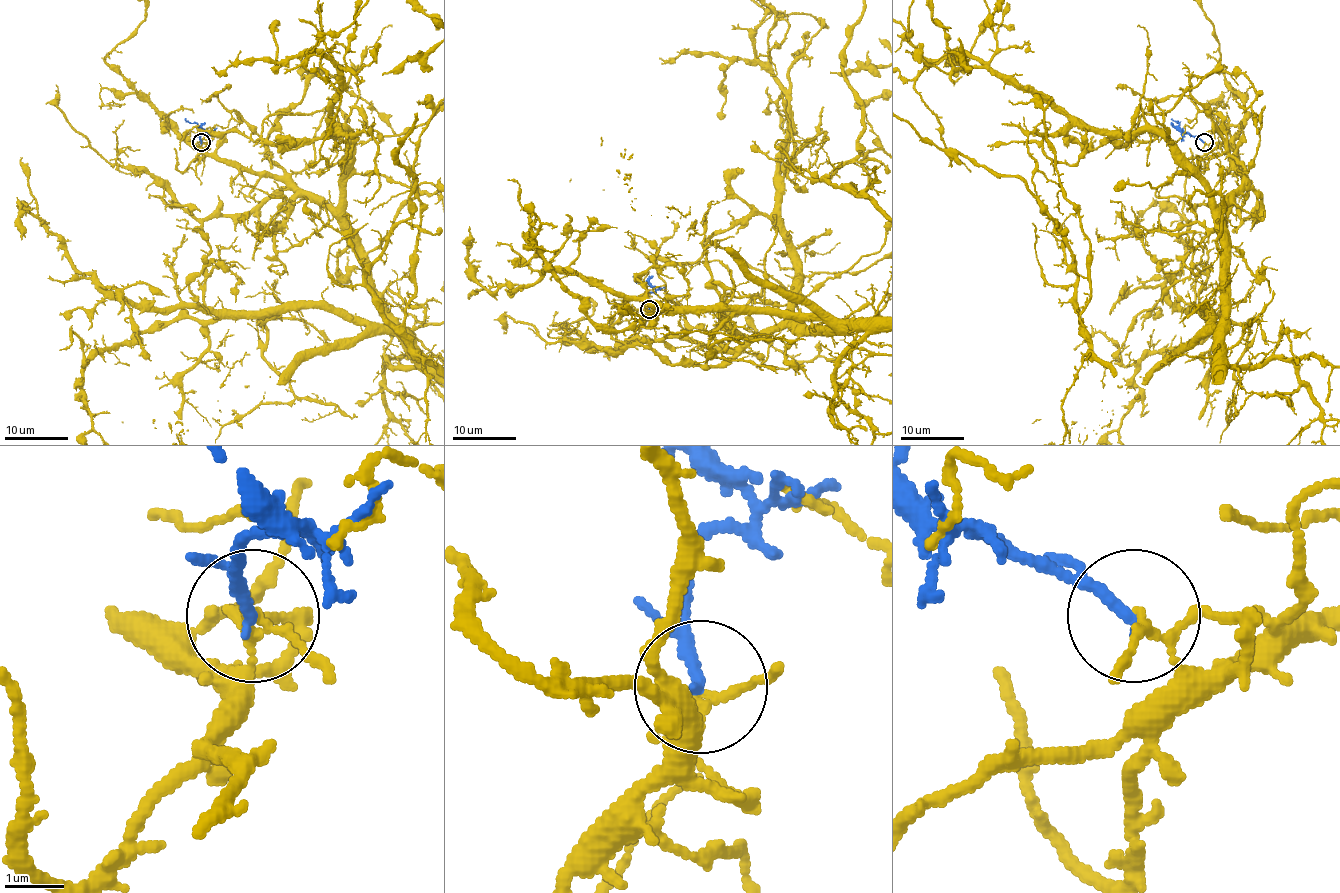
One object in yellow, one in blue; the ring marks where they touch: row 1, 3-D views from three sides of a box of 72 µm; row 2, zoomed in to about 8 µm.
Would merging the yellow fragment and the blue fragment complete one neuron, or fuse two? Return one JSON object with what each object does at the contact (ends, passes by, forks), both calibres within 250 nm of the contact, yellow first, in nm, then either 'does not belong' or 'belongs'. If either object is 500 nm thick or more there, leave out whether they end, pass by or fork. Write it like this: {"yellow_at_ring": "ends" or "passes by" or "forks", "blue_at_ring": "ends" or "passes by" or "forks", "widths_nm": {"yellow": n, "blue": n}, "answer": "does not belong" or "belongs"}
{"yellow_at_ring": "forks", "blue_at_ring": "ends", "widths_nm": {"yellow": 90, "blue": 200}, "answer": "does not belong"}

